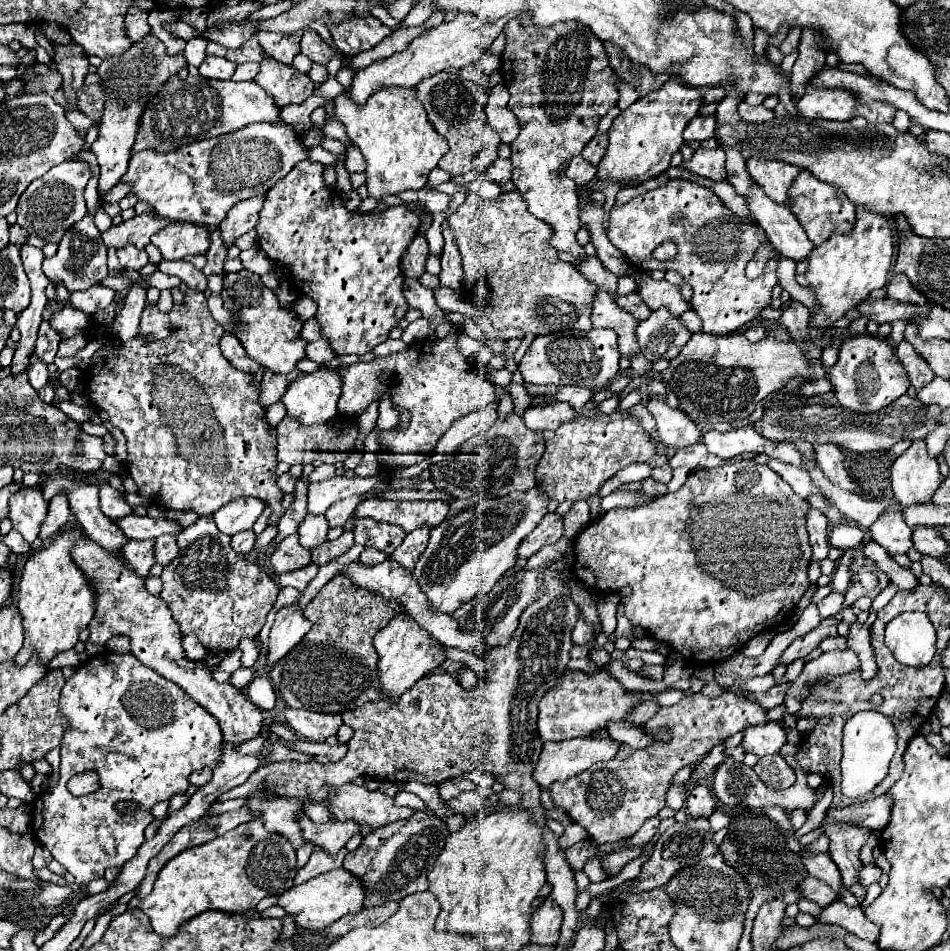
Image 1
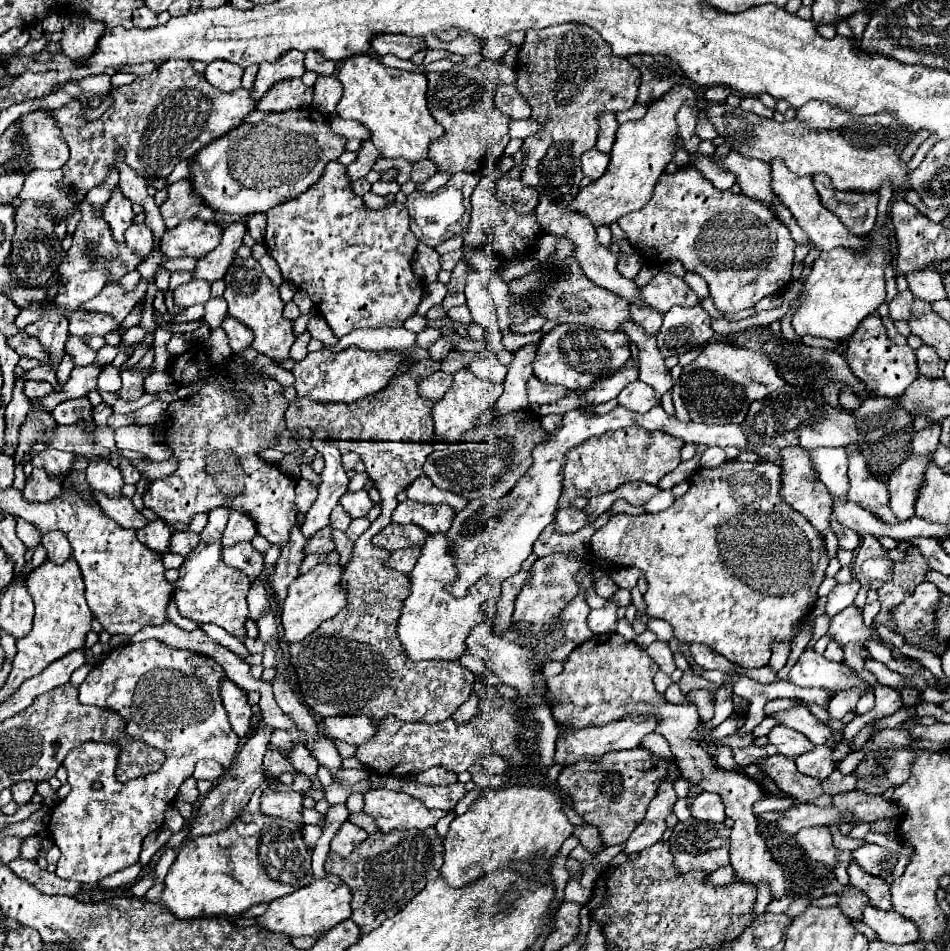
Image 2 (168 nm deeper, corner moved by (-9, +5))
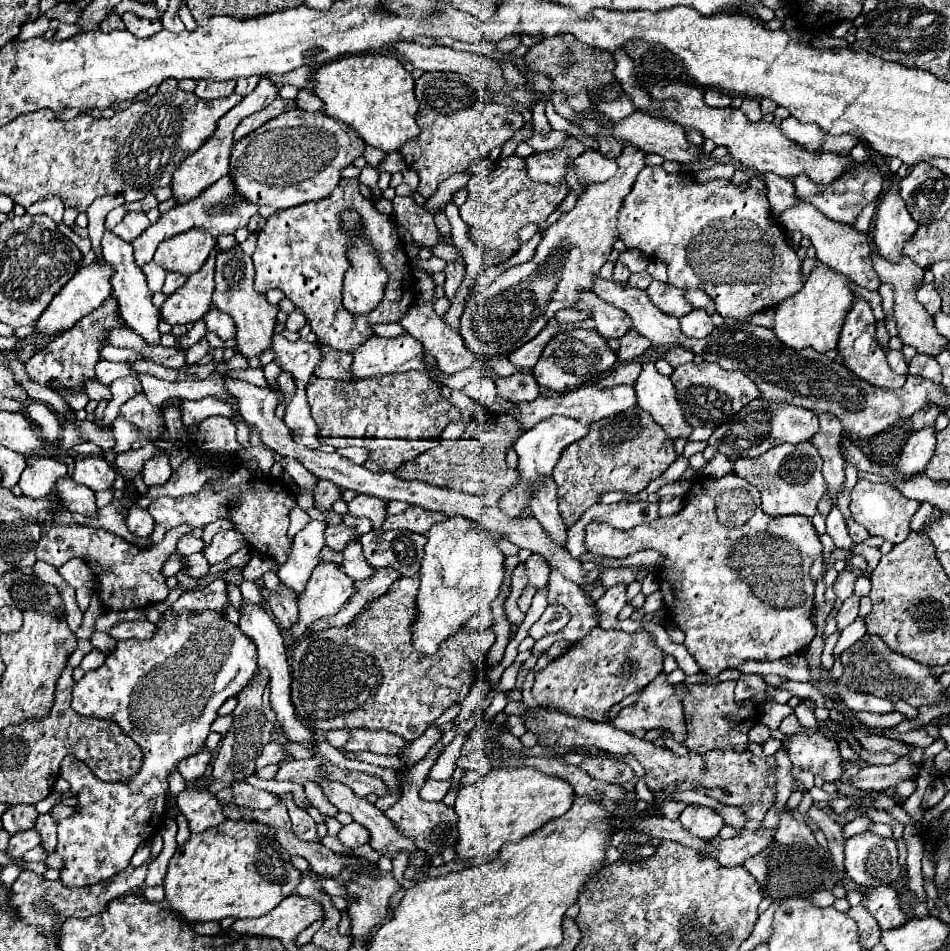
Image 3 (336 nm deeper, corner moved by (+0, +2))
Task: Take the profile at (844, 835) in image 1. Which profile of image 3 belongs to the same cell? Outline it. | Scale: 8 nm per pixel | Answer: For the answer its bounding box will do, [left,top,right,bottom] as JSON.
[862,885,910,931]

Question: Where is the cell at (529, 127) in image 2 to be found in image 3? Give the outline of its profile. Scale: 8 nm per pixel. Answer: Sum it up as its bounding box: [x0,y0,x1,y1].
[524,131,566,153]

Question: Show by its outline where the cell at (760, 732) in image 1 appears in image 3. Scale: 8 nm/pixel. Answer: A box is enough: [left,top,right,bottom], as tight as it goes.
[784,731,844,783]

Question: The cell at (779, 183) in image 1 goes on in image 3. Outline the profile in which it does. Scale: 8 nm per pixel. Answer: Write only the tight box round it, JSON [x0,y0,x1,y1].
[780,201,880,291]

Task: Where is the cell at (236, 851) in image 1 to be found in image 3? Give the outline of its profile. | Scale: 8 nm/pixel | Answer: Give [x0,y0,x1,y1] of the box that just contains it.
[164,821,300,923]

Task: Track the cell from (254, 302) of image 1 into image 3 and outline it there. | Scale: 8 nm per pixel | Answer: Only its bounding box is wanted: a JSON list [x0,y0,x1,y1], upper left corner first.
[212,245,278,357]

